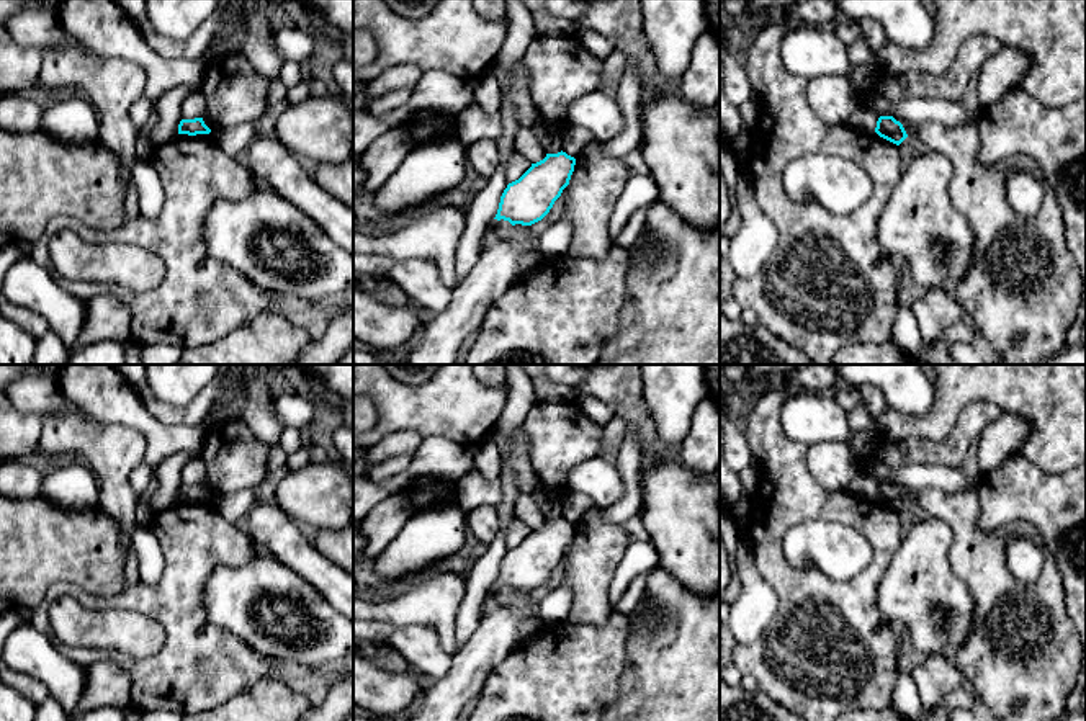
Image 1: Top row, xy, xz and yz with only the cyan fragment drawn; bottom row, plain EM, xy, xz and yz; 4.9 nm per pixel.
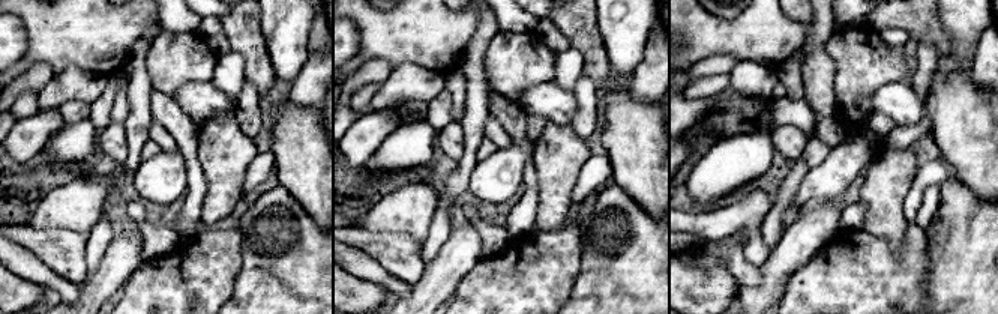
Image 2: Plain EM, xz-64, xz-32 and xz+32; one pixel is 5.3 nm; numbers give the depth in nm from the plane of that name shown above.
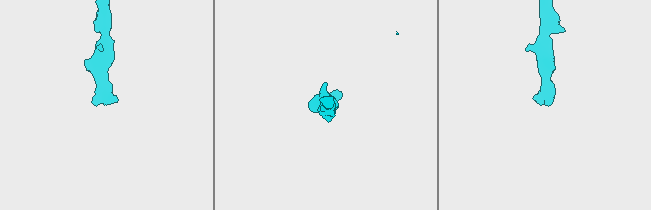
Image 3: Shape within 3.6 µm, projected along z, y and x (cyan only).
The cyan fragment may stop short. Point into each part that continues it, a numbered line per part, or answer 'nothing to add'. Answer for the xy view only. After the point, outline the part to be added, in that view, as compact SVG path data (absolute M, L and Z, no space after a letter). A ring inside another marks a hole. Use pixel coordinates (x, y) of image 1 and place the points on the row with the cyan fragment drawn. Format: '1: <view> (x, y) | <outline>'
nothing to add

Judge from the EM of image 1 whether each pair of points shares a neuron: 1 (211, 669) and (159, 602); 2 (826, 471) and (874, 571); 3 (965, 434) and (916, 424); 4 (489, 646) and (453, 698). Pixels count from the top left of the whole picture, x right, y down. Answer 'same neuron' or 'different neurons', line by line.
1: same neuron
2: different neurons
3: different neurons
4: same neuron

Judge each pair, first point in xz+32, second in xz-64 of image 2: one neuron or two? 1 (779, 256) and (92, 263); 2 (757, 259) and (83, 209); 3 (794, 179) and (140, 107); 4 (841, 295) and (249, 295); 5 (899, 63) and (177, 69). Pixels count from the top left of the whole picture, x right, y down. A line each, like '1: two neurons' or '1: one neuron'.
1: two neurons
2: one neuron
3: one neuron
4: two neurons
5: one neuron

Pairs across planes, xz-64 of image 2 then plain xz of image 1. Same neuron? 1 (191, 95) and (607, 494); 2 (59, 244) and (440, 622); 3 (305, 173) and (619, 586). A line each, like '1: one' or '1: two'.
1: one
2: two
3: two

